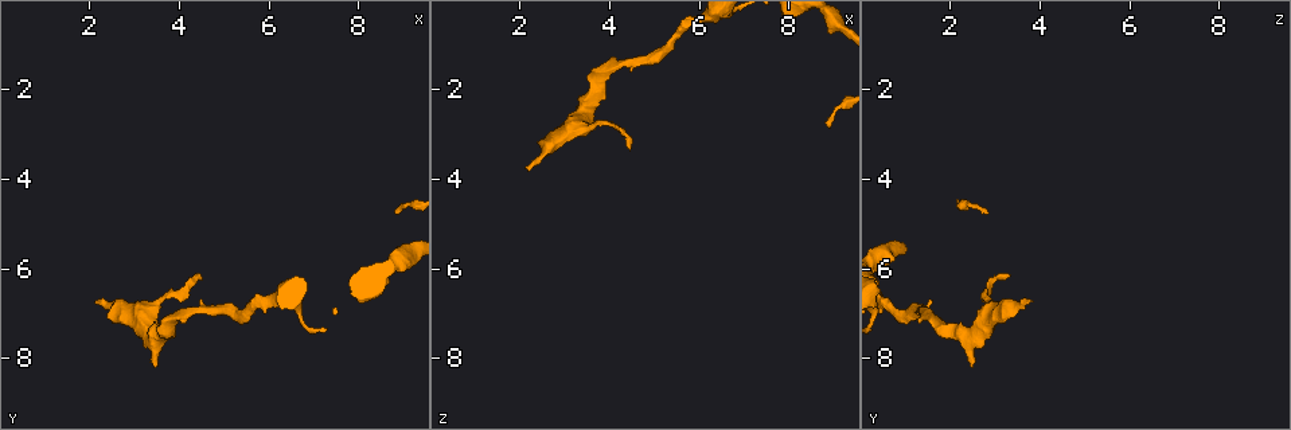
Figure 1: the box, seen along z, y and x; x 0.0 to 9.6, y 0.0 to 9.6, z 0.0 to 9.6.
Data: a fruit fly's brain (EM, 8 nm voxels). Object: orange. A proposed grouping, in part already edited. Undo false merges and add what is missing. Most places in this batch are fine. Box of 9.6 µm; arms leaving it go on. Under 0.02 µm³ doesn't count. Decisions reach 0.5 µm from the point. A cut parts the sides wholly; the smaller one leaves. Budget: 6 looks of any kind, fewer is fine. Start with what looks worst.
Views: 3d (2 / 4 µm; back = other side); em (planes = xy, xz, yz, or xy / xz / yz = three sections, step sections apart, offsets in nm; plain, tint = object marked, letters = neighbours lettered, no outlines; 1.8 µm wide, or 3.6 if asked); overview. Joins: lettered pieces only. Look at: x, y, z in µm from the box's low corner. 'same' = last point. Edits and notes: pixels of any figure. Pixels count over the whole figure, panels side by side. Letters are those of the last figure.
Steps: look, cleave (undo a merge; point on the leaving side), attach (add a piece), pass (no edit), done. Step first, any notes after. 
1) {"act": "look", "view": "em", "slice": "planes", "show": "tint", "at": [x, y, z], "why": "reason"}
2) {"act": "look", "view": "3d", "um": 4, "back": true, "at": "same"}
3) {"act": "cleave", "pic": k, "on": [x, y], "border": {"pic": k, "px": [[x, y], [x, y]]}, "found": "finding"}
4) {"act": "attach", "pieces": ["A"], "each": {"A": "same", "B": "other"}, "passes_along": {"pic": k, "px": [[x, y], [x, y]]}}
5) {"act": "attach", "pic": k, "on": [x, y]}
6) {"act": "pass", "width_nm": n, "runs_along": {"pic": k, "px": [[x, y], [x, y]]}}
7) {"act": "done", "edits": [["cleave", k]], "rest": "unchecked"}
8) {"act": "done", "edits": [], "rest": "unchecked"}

{"act": "look", "view": "em", "slice": "xy", "step": 4, "show": "tint", "at": [2.15, 6.70, 3.85], "why": "free end"}

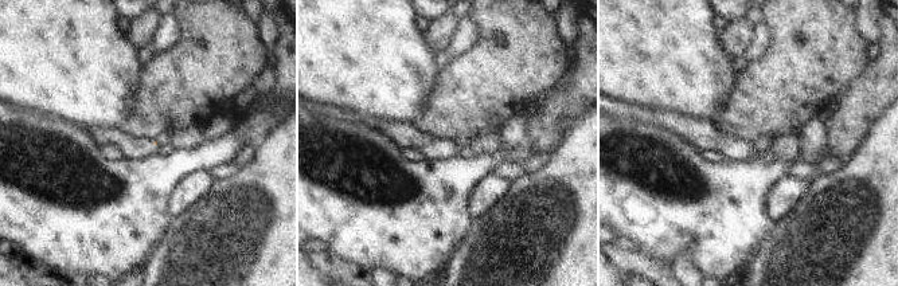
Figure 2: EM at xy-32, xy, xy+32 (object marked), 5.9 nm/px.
{"act": "look", "view": "em", "slice": "planes", "show": "tint", "at": "same", "why": "another direction"}

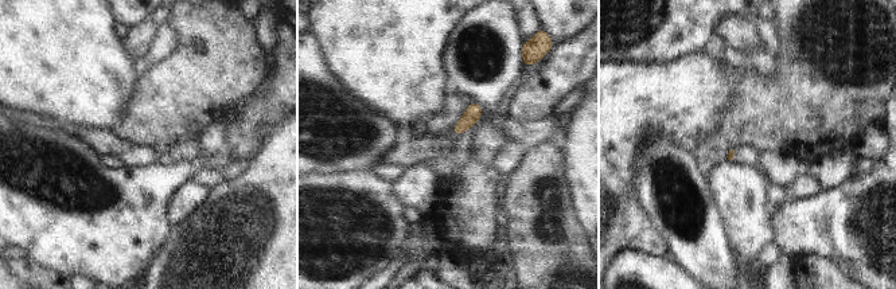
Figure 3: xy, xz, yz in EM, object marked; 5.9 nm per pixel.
{"act": "look", "view": "em", "slice": "planes", "show": "letters", "at": "same", "why": "what lies round it"}

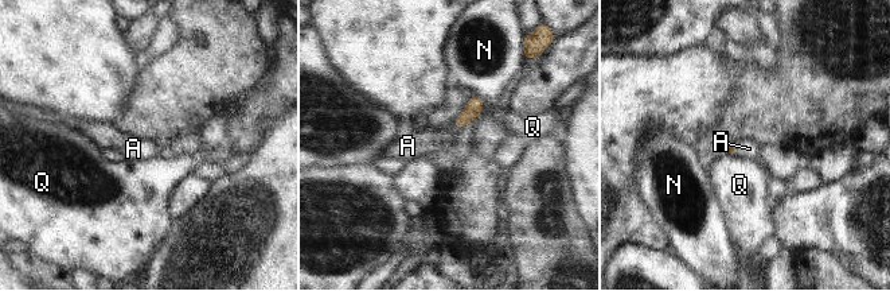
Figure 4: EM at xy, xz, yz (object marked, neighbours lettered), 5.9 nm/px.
{"act": "attach", "pieces": ["A"], "longest_contact_nm": ["N", 120], "each": {"A": "same", "N": "other", "Q": "other"}, "found": "it goes on there"}

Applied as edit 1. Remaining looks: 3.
{"act": "look", "view": "3d", "um": 2, "back": true, "at": [3.50, 8.15, 2.55], "why": "stops while still wide"}

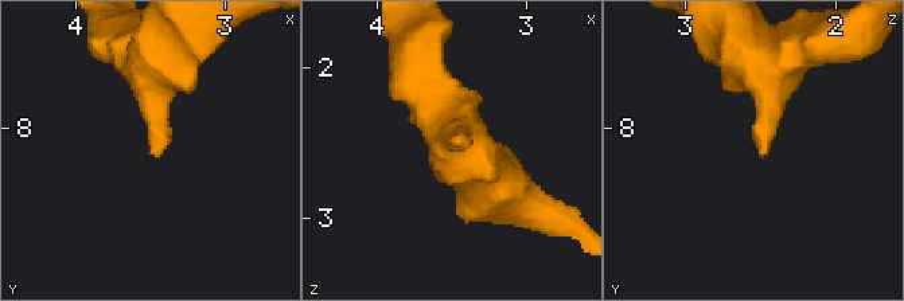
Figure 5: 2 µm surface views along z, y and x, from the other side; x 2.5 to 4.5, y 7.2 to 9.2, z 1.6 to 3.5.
{"act": "look", "view": "em", "slice": "xz", "step": 16, "show": "tint", "at": [3.50, 8.20, 2.50], "why": "now the EM"}

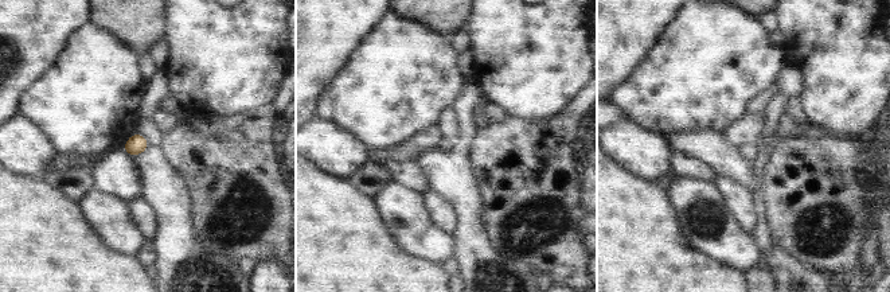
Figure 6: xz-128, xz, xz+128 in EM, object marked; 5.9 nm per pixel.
{"act": "look", "view": "em", "slice": "planes", "show": "letters", "at": "same"}

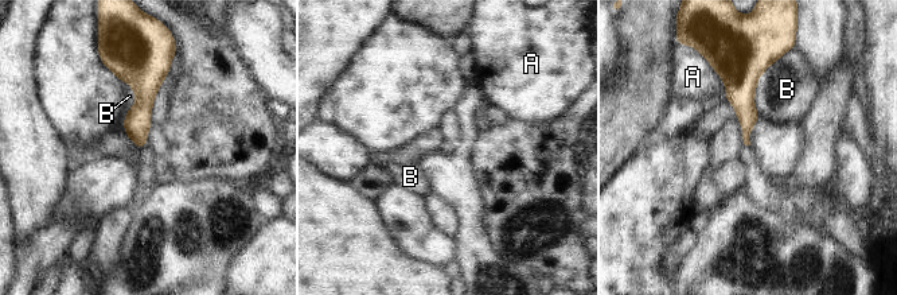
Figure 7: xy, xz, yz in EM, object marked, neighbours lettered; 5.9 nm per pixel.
{"act": "pass", "each": {"A": "other", "B": "other"}, "border": {"pic": 7, "px": [[776, 59], [756, 85], [759, 116]]}, "found": "no lettered piece goes on from it"}

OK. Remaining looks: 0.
{"act": "done", "edits": [["attach", 4]], "rest": "unchecked"}

